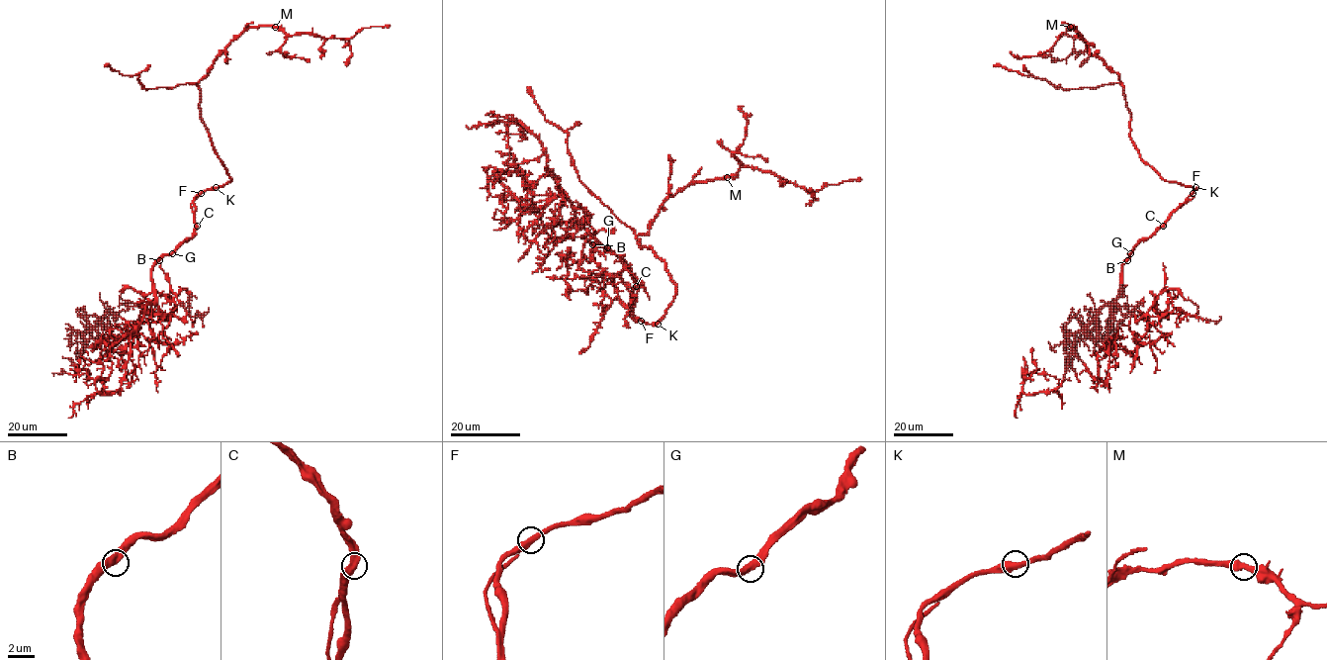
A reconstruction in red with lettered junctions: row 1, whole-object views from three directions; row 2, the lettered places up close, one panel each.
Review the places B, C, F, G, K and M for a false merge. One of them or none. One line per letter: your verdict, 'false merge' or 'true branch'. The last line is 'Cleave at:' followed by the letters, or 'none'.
B: true branch
C: true branch
F: true branch
G: true branch
K: true branch
M: true branch
Cleave at: none

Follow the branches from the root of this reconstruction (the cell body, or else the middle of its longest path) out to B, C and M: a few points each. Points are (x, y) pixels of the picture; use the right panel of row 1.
B: (1194, 189), (1161, 227), (1136, 244), (1127, 260)
C: (1194, 189), (1163, 226)
M: (1194, 189), (1165, 180), (1141, 159), (1130, 138), (1130, 112), (1119, 75), (1089, 51), (1075, 28), (1070, 27)

